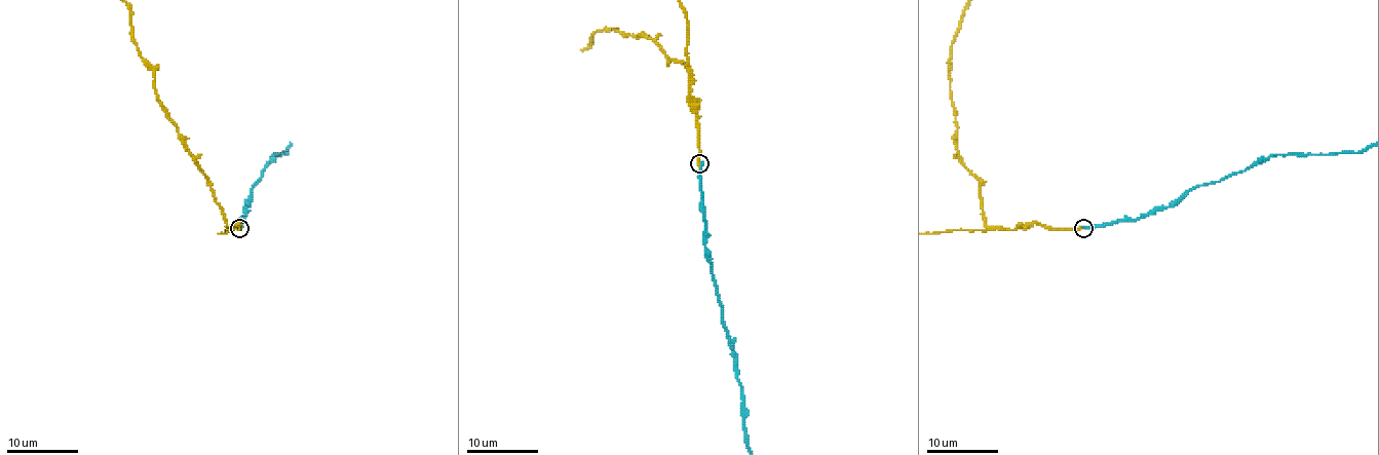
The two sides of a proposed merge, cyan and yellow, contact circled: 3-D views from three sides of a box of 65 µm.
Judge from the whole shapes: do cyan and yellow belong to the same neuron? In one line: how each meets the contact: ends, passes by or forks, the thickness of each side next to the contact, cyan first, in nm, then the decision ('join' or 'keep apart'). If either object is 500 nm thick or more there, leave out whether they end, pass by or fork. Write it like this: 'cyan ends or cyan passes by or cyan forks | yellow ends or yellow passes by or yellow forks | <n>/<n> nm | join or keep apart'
cyan ends | yellow ends | 260/280 nm | keep apart

